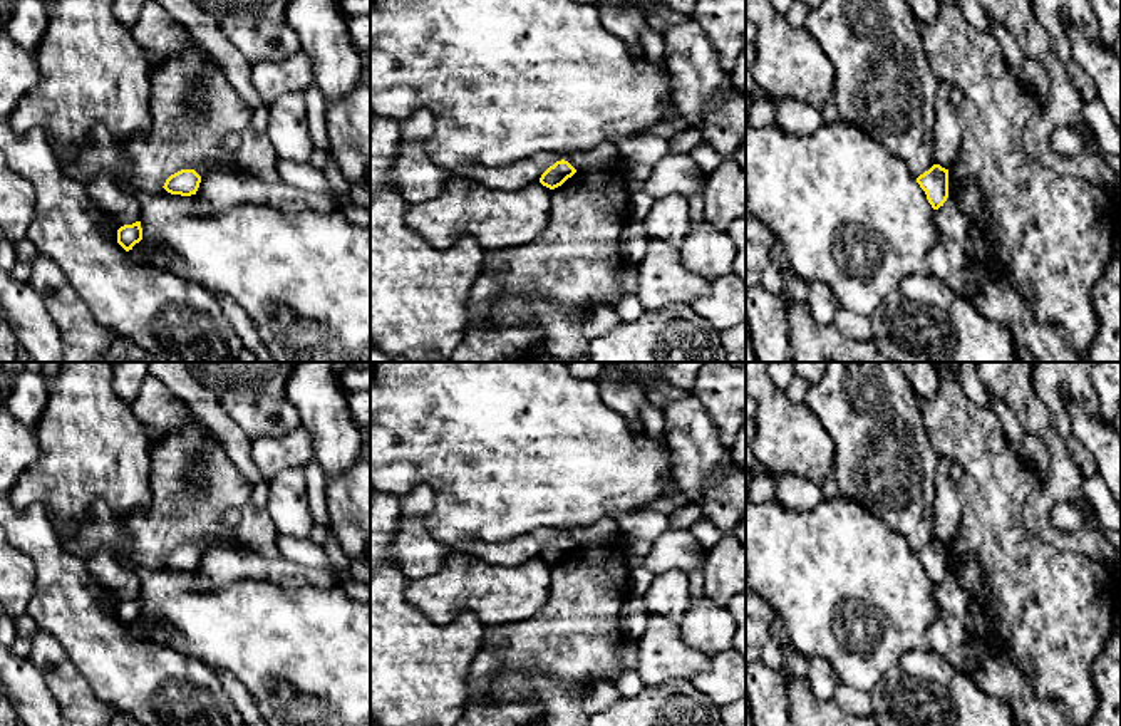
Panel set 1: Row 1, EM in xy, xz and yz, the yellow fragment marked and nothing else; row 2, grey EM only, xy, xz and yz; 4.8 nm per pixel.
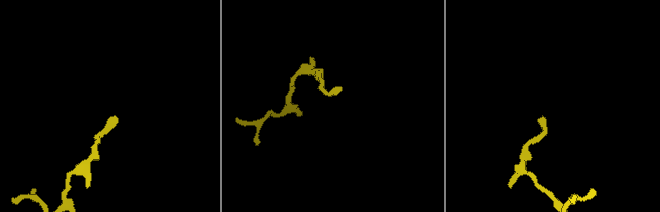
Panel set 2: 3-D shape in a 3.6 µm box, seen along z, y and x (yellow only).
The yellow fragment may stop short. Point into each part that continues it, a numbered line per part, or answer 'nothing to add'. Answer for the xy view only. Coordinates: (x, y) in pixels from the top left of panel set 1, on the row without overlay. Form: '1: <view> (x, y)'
nothing to add

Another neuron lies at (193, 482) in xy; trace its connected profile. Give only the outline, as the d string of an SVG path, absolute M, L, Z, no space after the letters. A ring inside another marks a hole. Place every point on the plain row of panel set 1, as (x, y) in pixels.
M194 416L164 433L151 449L151 503L126 518L131 533L132 560L141 565L163 563L166 555L181 547L194 545L201 553L214 548L238 547L233 528L221 521L225 511L241 508L251 496L253 486L230 461L214 431Z

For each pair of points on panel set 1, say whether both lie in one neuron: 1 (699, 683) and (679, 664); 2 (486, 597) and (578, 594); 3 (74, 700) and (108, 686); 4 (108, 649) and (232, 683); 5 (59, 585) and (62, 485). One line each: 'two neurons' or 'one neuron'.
1: two neurons
2: two neurons
3: two neurons
4: two neurons
5: two neurons

